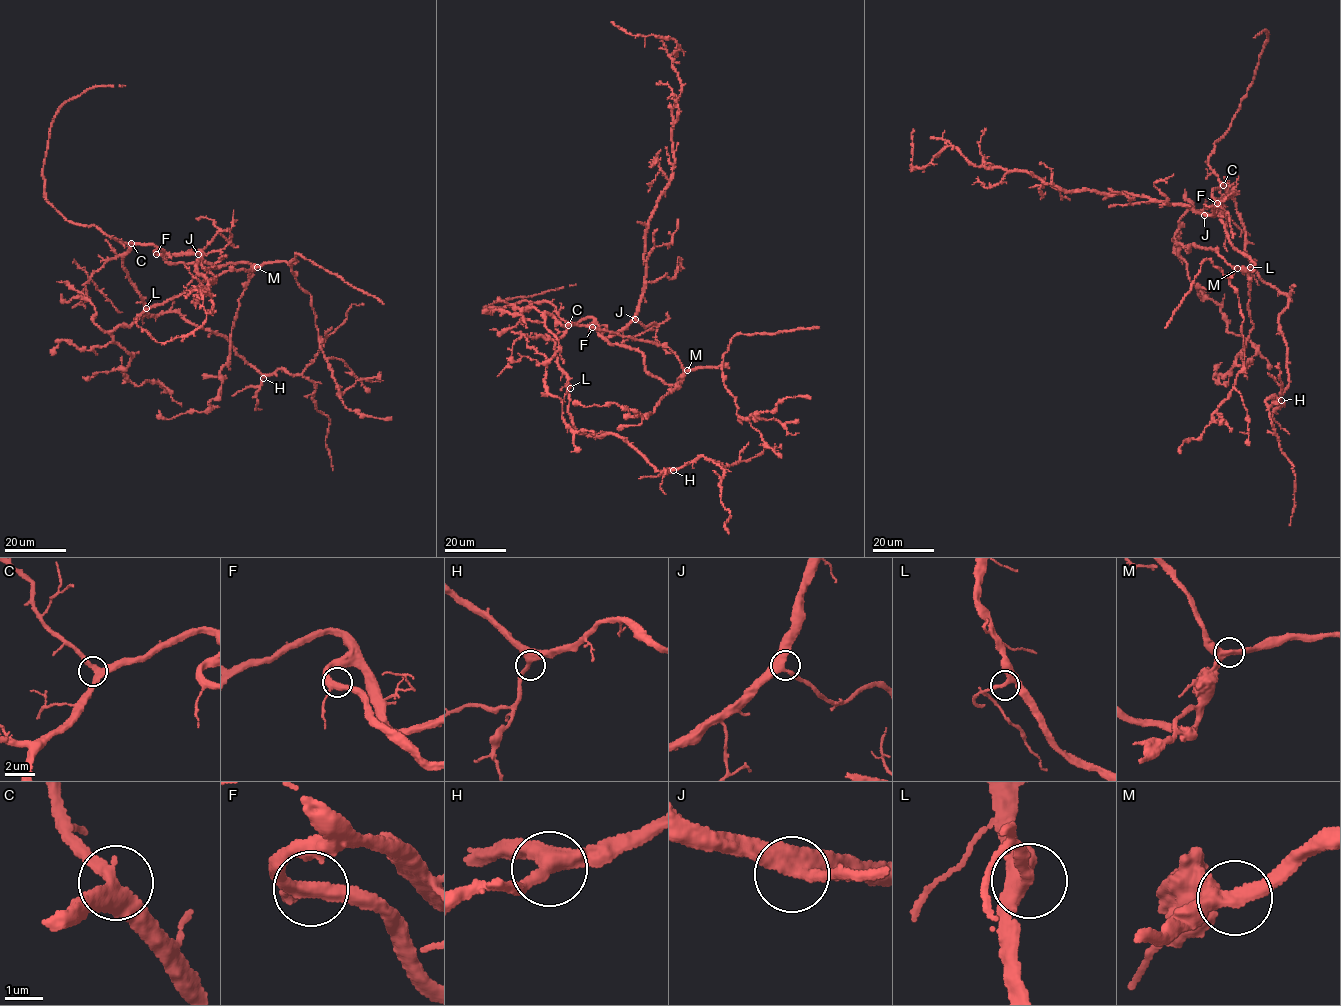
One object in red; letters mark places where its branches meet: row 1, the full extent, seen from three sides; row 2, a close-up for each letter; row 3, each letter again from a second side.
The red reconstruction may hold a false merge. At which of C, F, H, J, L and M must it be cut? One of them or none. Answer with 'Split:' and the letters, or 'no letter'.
Split: no letter

